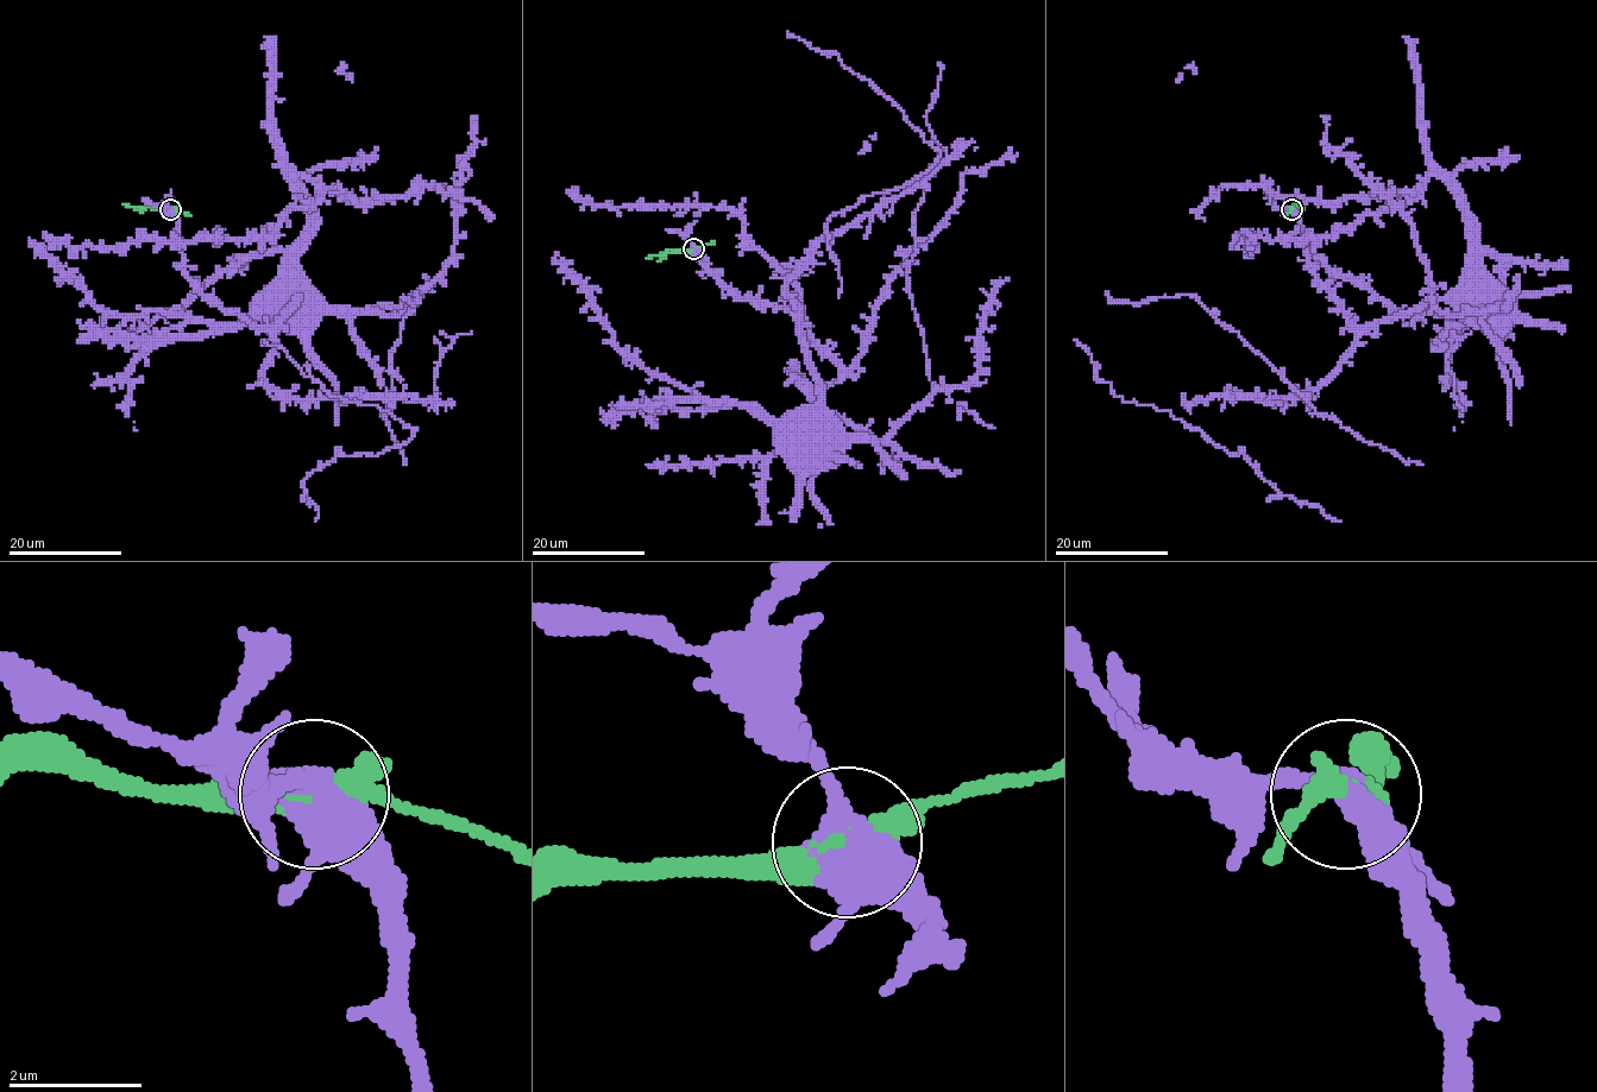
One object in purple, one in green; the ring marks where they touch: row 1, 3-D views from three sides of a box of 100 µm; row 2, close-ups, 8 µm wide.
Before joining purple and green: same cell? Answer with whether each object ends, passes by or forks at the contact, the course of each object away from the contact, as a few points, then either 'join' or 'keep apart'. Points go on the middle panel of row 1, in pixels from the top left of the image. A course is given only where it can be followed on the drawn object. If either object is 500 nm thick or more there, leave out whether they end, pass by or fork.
course purple (693, 248), (710, 271), (737, 296), (771, 302), (792, 314), (805, 363), (818, 383), (818, 427), (806, 427); course green (693, 248), (645, 257); keep apart

